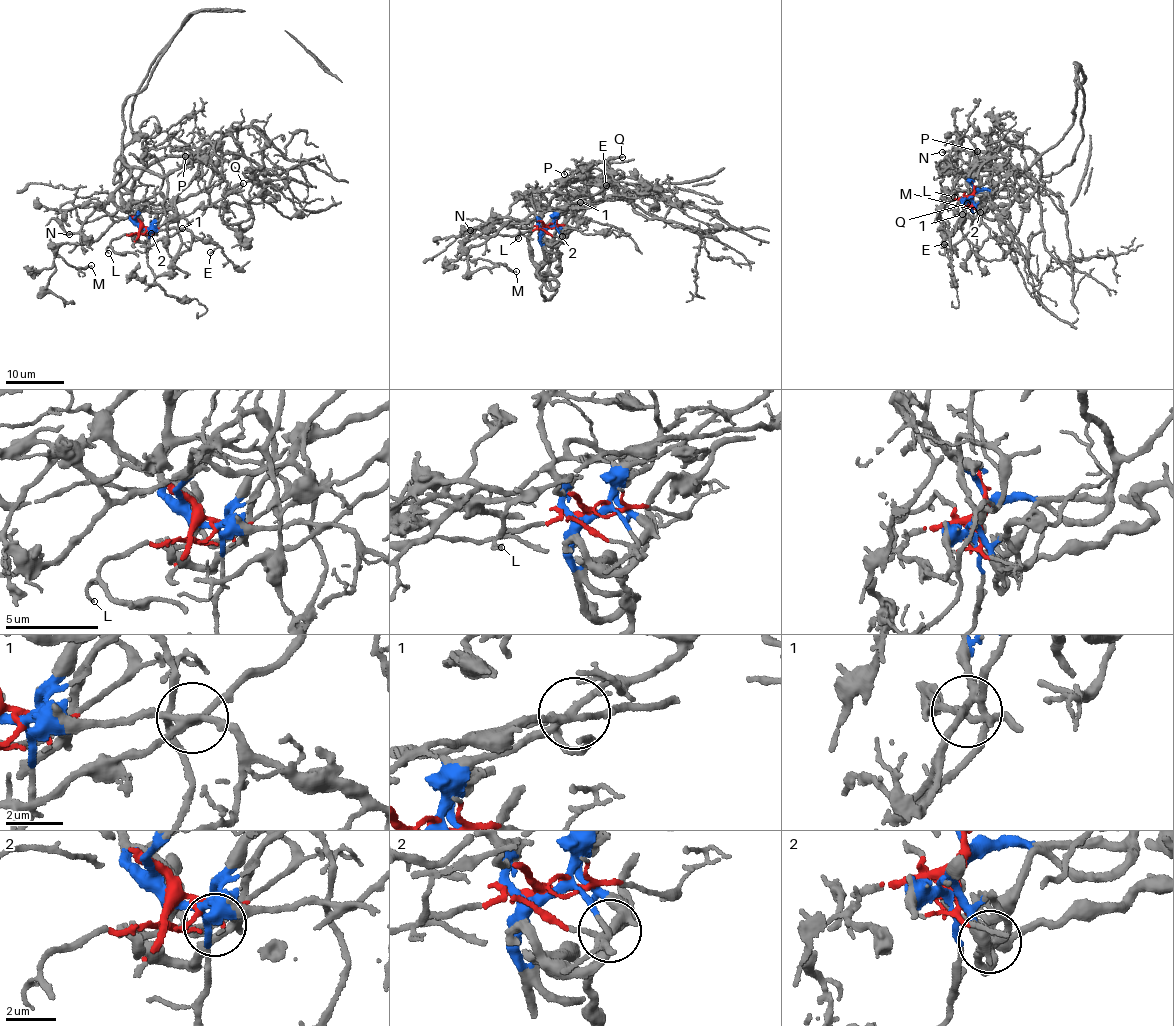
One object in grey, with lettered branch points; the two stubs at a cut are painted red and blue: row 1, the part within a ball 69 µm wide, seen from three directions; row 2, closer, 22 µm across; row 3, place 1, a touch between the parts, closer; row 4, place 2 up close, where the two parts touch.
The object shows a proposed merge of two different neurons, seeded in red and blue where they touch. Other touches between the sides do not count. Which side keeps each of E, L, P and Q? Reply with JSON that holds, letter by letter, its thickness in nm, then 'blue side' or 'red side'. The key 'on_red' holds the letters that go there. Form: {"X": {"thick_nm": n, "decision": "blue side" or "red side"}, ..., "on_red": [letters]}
{"E": {"thick_nm": 140, "decision": "blue side"}, "L": {"thick_nm": 130, "decision": "red side"}, "P": {"thick_nm": 140, "decision": "blue side"}, "Q": {"thick_nm": 120, "decision": "red side"}, "on_red": ["L", "Q"]}

